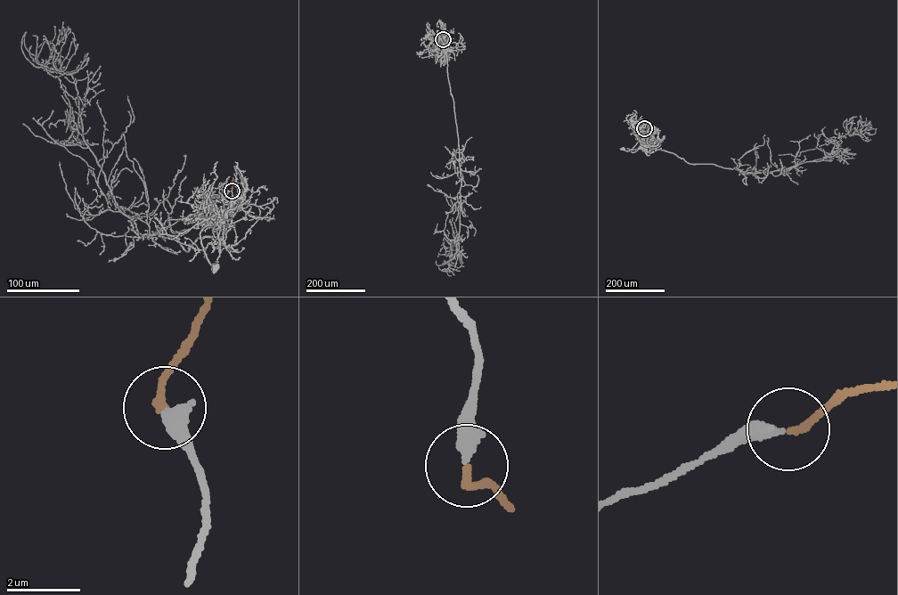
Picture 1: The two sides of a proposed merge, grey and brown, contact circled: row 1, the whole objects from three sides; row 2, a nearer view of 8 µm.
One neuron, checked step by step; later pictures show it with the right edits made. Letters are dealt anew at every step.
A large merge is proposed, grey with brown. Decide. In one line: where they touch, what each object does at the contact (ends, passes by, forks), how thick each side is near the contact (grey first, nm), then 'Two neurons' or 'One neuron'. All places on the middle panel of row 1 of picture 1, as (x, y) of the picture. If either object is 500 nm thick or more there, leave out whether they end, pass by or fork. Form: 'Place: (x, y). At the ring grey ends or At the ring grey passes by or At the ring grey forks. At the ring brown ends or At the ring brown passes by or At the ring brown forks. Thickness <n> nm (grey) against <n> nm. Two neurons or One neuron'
Place: (443, 39). At the ring grey ends. At the ring brown ends. Thickness 400 nm (grey) against 200 nm. One neuron

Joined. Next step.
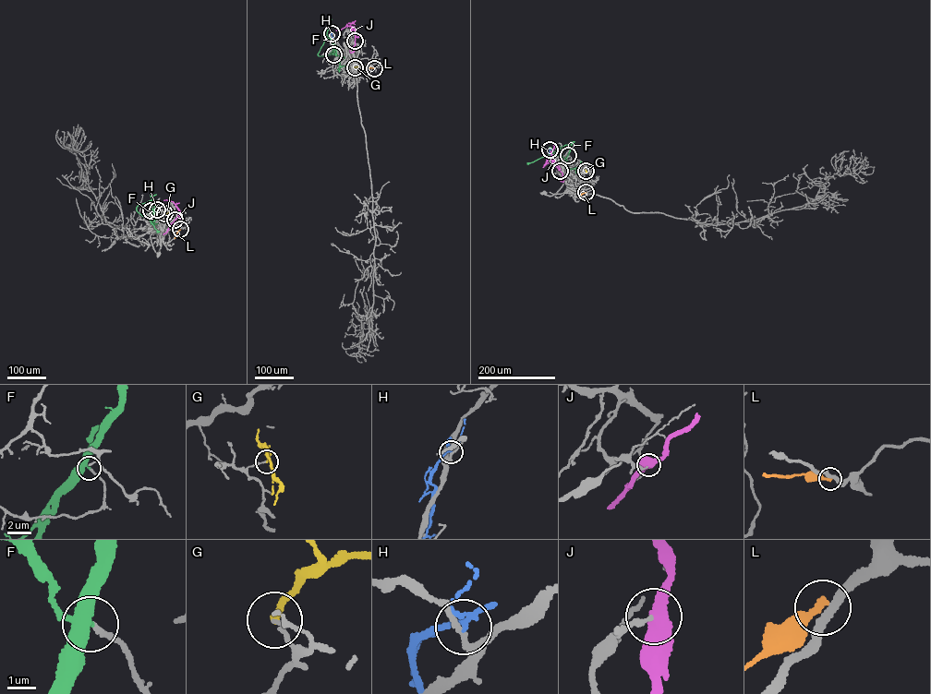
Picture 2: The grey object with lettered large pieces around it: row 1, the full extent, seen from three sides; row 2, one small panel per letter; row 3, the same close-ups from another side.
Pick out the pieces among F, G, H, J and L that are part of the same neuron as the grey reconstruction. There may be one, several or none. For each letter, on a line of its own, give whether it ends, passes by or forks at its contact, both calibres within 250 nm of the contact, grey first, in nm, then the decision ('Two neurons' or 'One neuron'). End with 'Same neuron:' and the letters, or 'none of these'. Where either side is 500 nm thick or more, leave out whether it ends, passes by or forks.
F: It forks there. Thickness 170 nm (grey) against 320 nm. Two neurons
G: It ends there. Thickness 90 nm (grey) against 220 nm. Two neurons
H: It forks there. Thickness 190 nm (grey) against 150 nm. Two neurons
J: It passes by. Thickness 150 nm (grey) against 480 nm. Two neurons
L: It ends there. Thickness 280 nm (grey) against 240 nm. Two neurons
Same neuron: none of these

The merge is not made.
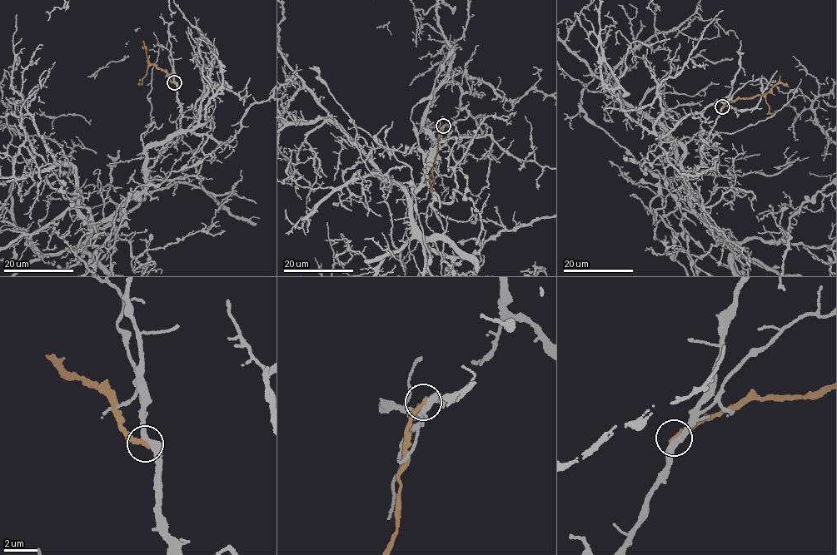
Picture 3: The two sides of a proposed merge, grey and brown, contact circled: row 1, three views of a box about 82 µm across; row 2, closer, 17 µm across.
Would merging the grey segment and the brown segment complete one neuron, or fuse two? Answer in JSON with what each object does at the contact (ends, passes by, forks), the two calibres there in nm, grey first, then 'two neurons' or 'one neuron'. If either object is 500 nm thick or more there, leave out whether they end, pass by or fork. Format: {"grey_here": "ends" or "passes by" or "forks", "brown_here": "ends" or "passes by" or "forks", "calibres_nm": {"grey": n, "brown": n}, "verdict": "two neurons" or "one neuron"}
{"grey_here": "passes by", "brown_here": "ends", "calibres_nm": {"grey": 400, "brown": 280}, "verdict": "two neurons"}

